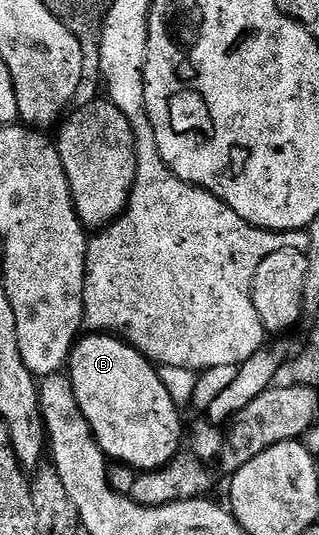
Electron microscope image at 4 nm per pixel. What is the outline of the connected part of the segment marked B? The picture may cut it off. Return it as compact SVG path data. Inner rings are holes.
M87 333L74 344L70 351L69 378L71 388L79 402L85 421L89 421L95 440L99 443L104 456L108 460L116 459L127 467L136 467L139 473L158 471L166 467L172 459L180 454L179 438L185 435L185 423L179 420L180 408L175 406L173 397L169 397L169 389L161 381L158 370L151 360L130 344L106 333Z

